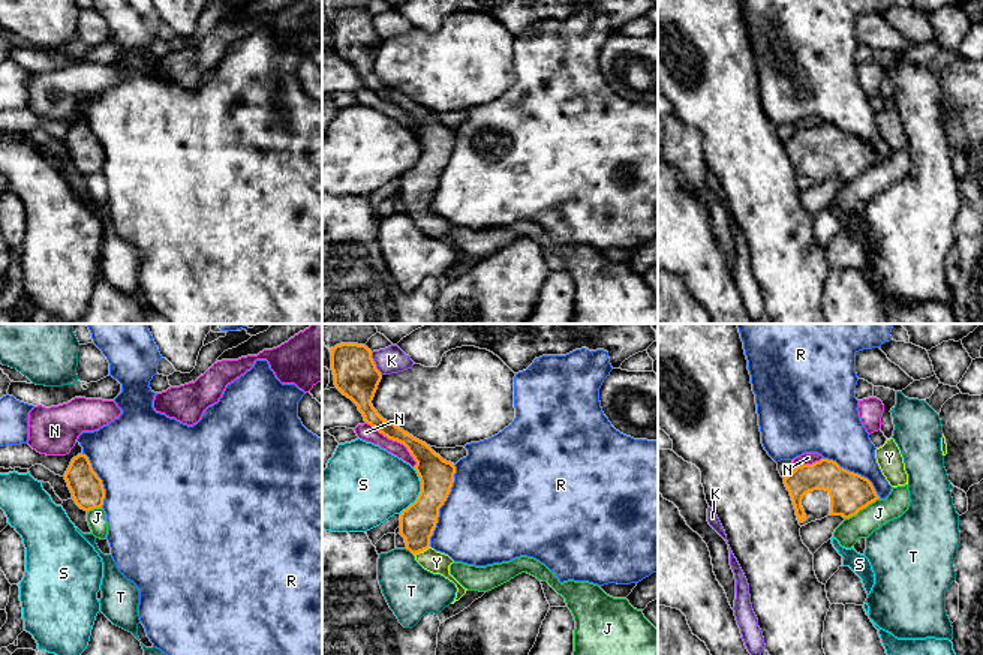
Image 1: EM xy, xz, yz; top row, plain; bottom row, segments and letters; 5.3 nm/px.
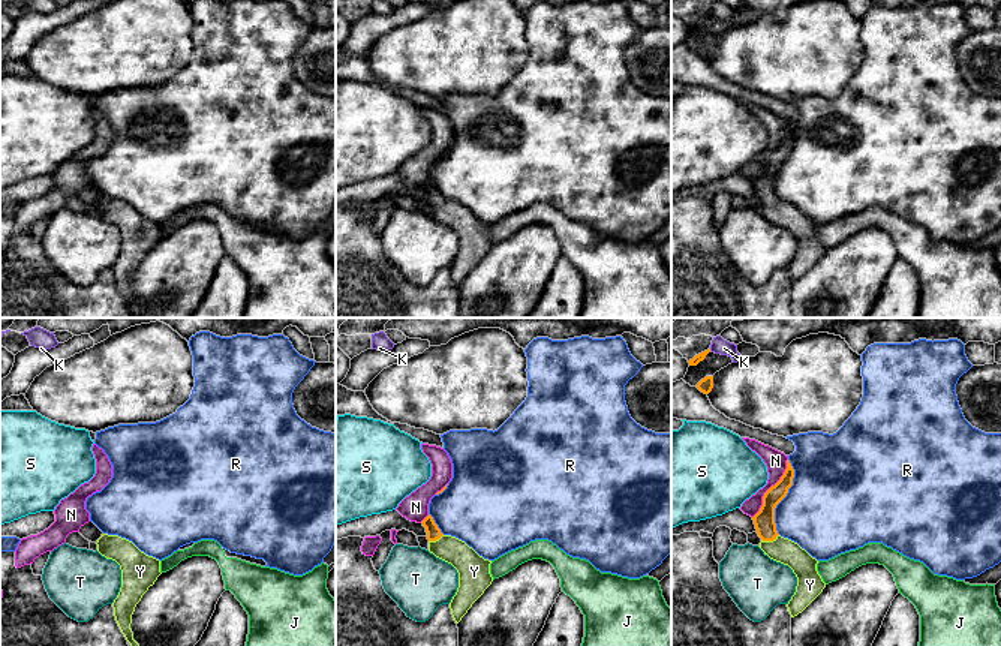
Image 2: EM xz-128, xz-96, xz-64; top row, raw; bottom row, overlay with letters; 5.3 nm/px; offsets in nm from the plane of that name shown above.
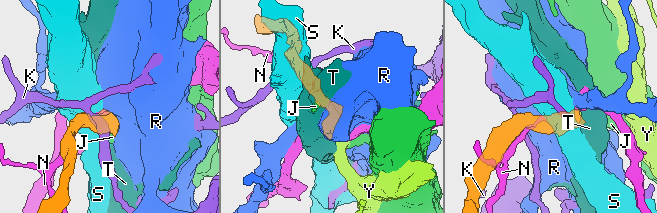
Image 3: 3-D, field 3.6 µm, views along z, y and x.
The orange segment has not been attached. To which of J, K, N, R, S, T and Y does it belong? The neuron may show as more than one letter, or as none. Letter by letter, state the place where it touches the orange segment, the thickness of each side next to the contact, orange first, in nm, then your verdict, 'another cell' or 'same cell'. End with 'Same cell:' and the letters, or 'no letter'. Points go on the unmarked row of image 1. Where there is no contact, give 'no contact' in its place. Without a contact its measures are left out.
J: yz (862, 173) | 220/140 nm | another cell
K: xz (375, 29) | 240/140 nm | another cell
N: xz (394, 104) | 160/90 nm | another cell
R: xz (442, 168) | 190/480 nm | another cell
S: xz (420, 156) | 190/380 nm | another cell
T: xz (409, 215) | 190/280 nm | another cell
Y: xz (421, 215) | 190/120 nm | same cell
Same cell: Y

